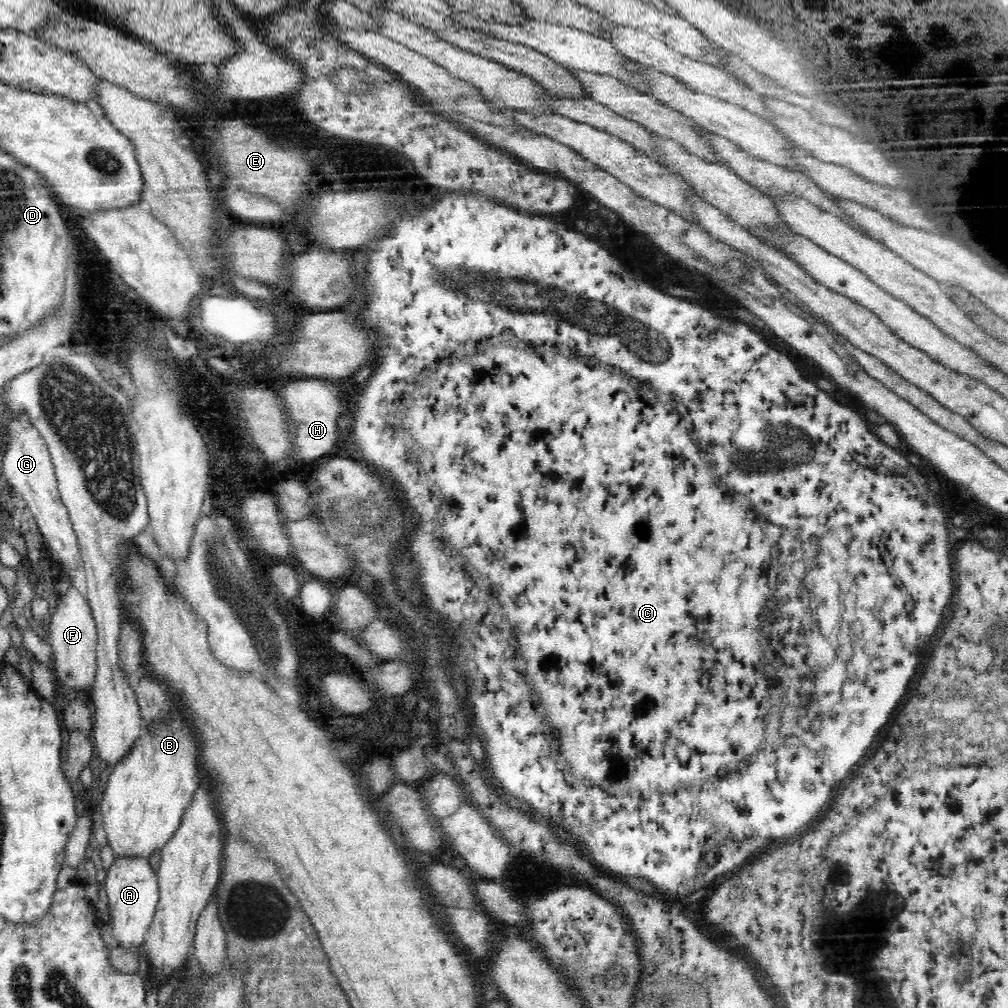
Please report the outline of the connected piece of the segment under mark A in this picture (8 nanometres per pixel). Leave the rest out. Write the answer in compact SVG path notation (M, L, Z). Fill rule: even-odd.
M118 855L110 864L105 878L110 913L109 924L112 926L112 938L118 945L138 949L144 942L146 931L153 921L158 902L158 875L145 855Z

